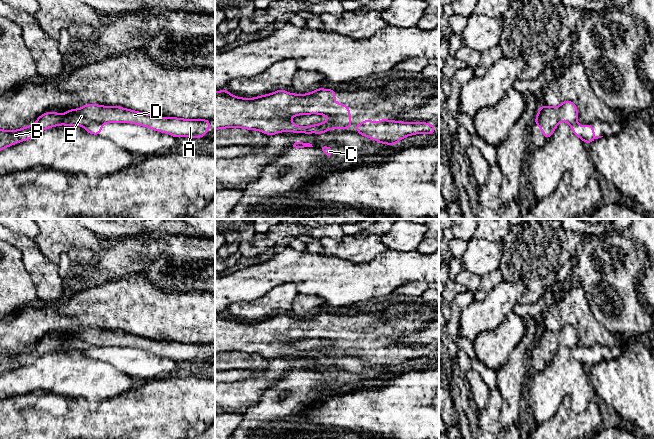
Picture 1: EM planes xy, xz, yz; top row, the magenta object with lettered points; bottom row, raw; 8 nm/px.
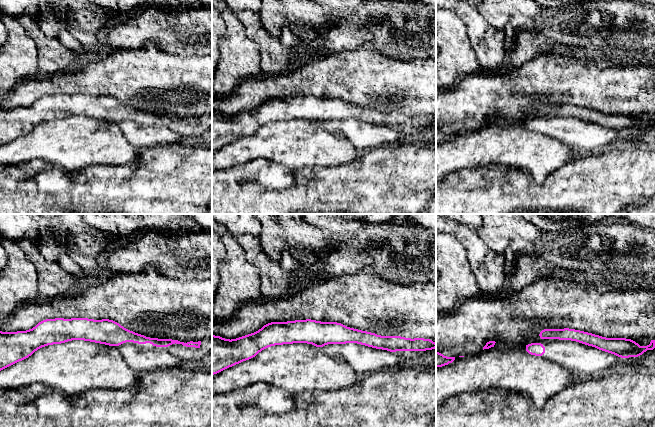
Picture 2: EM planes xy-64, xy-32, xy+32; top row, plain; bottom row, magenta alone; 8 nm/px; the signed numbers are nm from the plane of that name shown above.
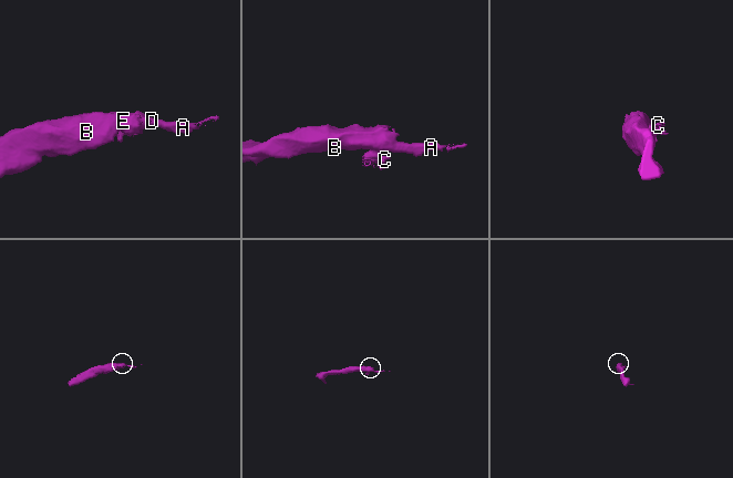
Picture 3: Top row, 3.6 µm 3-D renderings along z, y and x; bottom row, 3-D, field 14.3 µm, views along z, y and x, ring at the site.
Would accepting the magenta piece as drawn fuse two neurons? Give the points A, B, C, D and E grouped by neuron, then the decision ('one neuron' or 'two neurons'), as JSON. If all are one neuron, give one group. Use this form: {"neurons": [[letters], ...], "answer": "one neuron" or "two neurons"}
{"neurons": [["A", "B", "D", "E"], ["C"]], "answer": "two neurons"}

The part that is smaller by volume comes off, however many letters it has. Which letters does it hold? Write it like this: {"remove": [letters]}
{"remove": ["C"]}

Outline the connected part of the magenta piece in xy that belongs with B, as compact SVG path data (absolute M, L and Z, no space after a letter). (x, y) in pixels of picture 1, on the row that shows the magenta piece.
M86 104L79 109L70 109L58 114L49 111L40 115L31 126L19 130L0 130L0 151L22 141L34 138L45 129L59 125L88 126L92 123L132 123L154 131L167 133L175 138L187 136L202 138L211 129L209 119L182 119L159 117L120 106Z

